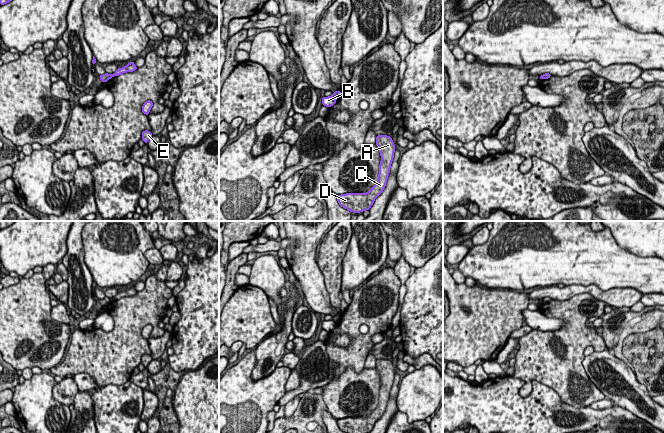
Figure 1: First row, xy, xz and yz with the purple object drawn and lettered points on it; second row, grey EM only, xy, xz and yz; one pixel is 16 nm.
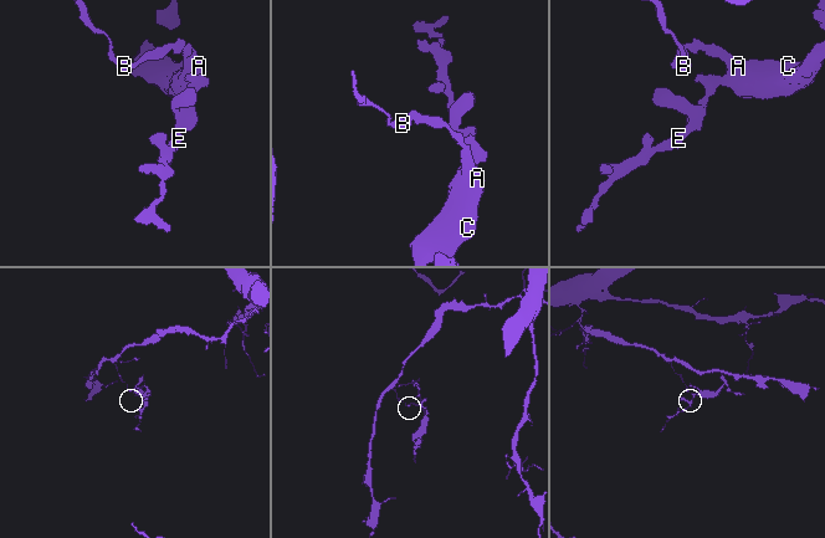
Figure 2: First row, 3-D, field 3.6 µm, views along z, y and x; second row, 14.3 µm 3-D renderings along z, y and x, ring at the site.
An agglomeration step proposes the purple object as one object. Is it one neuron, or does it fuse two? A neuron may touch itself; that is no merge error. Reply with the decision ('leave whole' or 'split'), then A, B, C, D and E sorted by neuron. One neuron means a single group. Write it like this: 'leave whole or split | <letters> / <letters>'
split | A C D E / B

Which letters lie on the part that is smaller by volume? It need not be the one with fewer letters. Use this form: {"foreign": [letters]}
{"foreign": ["A", "C", "D", "E"]}

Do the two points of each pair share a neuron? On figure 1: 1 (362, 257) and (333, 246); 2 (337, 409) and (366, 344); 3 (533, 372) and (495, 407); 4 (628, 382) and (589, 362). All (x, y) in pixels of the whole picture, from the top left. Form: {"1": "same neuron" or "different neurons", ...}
{"1": "different neurons", "2": "different neurons", "3": "different neurons", "4": "same neuron"}

